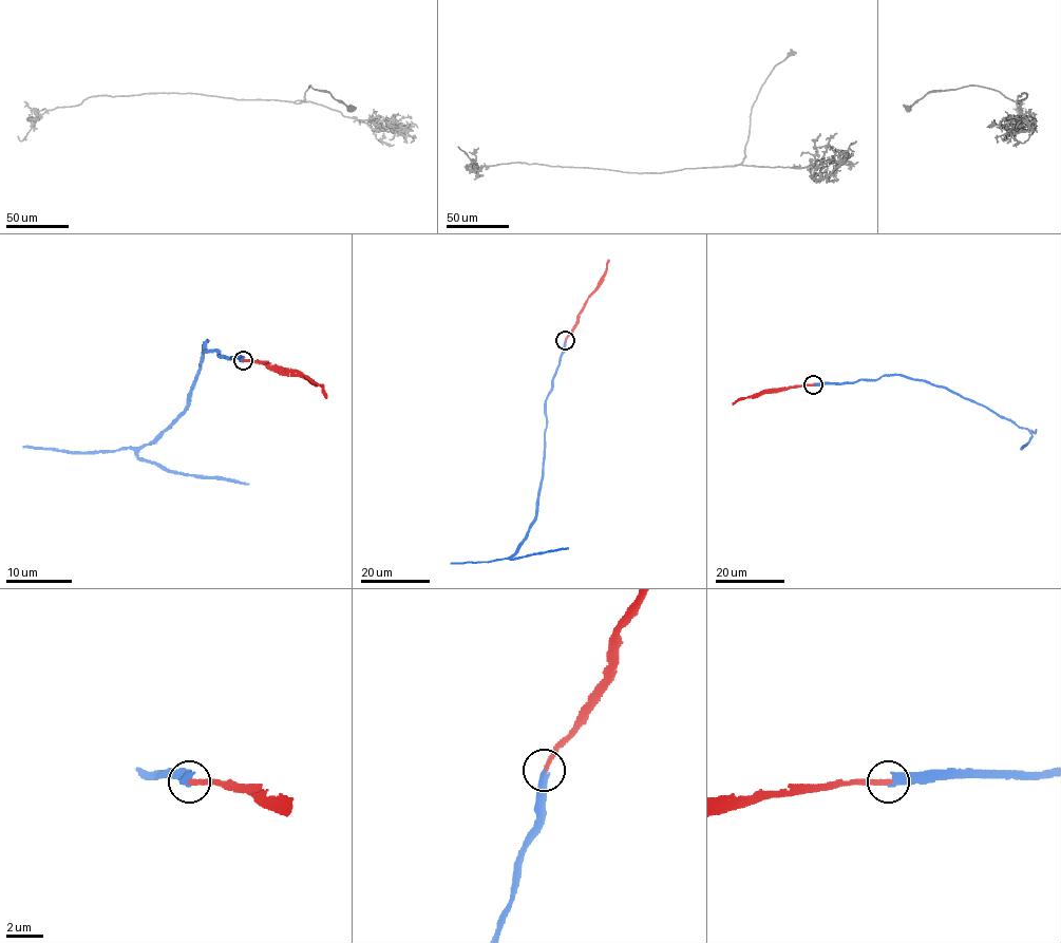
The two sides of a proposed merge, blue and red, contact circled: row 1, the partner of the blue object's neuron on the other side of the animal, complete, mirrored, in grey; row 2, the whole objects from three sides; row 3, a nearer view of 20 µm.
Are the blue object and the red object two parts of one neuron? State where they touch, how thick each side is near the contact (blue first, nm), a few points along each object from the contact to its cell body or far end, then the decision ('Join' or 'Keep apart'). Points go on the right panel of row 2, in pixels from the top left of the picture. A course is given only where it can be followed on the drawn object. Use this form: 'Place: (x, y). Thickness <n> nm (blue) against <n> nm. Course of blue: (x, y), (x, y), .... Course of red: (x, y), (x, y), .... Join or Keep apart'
Place: (813, 384). Thickness 260 nm (blue) against 280 nm. Course of blue: (813, 384), (877, 380), (885, 375), (925, 380), (972, 399), (1023, 427), (1031, 436), (1021, 449). Course of red: (813, 384), (764, 389), (732, 404). Join

